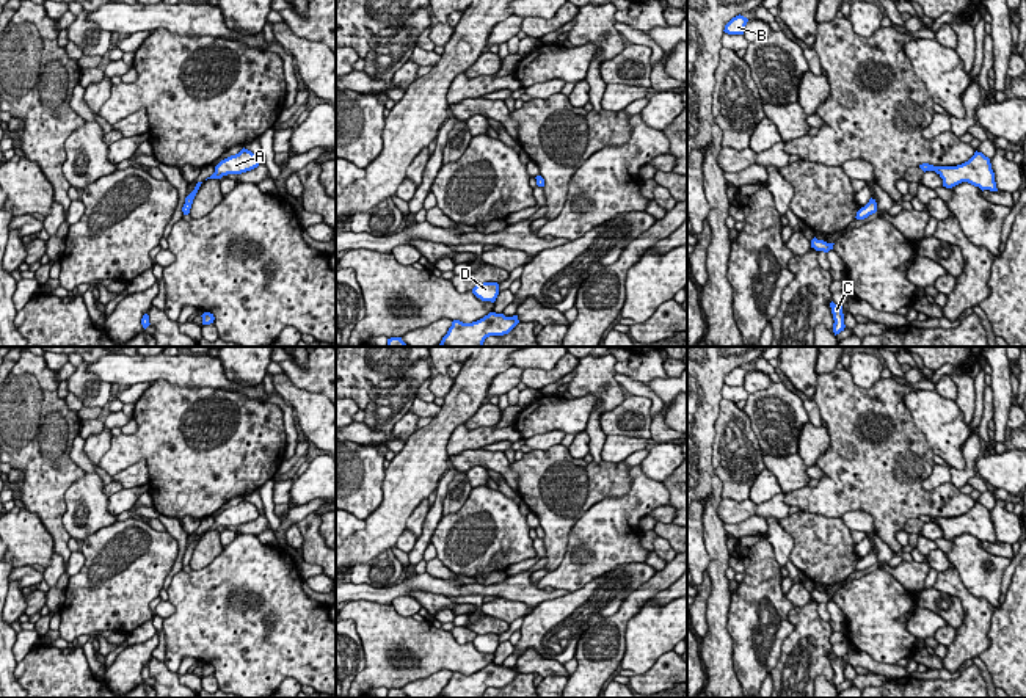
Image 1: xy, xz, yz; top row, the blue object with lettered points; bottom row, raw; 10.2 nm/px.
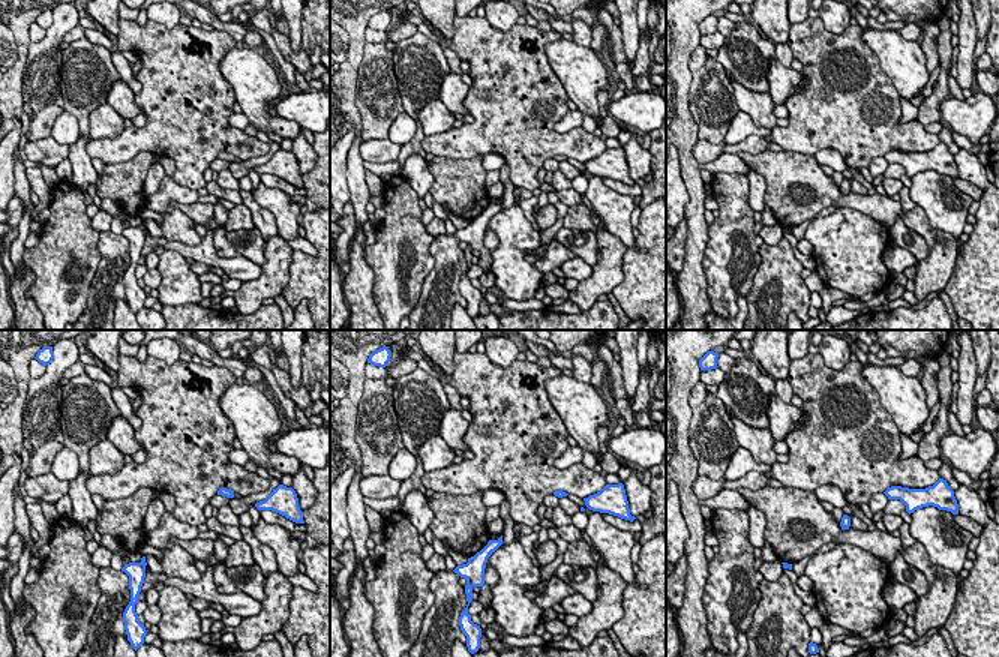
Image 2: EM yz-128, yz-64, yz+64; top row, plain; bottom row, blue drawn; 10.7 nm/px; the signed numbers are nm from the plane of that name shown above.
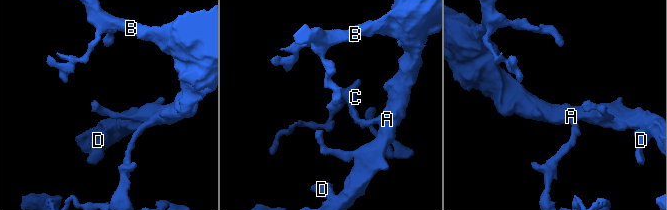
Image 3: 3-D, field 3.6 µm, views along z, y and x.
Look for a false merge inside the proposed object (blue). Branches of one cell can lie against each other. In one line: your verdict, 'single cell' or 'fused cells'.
single cell

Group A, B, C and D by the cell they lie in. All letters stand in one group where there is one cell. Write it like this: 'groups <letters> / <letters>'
groups A B C D

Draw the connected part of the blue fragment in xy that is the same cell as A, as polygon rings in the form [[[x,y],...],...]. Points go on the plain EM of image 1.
[[[242,500],[238,505],[221,511],[215,518],[215,524],[207,530],[221,530],[227,525],[242,525],[259,518],[259,510],[248,500]]]

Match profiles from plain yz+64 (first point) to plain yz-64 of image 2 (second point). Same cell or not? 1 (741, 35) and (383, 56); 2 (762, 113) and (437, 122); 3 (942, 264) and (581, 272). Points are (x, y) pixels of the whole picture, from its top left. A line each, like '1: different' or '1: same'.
1: different
2: same
3: different

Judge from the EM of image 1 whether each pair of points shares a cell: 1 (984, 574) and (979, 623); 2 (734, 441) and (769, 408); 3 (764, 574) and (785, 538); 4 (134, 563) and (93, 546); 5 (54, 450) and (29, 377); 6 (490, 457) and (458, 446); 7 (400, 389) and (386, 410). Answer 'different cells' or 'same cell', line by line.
1: different cells
2: different cells
3: different cells
4: same cell
5: same cell
6: different cells
7: same cell

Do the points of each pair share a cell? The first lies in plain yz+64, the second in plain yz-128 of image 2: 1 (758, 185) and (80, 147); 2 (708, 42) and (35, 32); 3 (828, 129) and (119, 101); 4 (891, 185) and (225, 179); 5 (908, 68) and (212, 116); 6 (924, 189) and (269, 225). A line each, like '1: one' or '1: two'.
1: one
2: one
3: two
4: one
5: two
6: two

